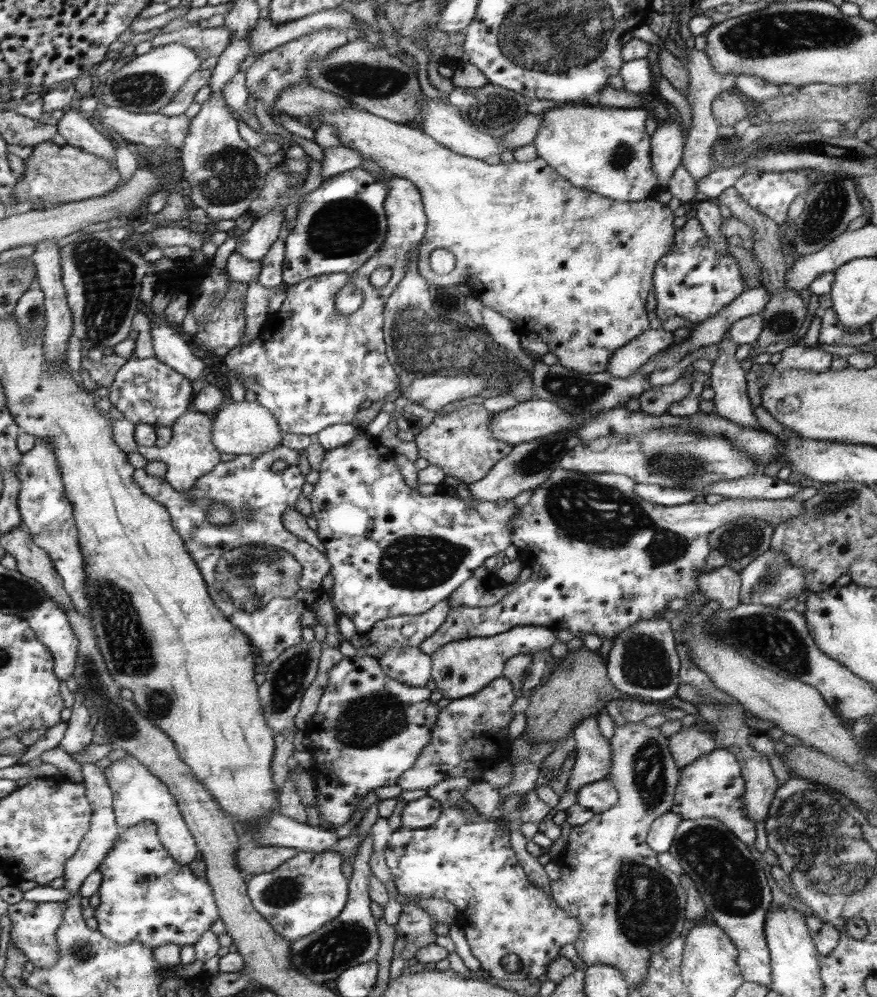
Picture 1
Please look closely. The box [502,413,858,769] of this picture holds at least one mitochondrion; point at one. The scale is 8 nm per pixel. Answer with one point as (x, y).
(596, 513)

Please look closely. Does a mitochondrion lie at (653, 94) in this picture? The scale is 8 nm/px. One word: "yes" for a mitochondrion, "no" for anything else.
no

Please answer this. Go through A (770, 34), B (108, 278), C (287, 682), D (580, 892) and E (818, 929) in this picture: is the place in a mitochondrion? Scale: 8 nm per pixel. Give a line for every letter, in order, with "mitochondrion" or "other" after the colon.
A: mitochondrion
B: mitochondrion
C: mitochondrion
D: other
E: other

